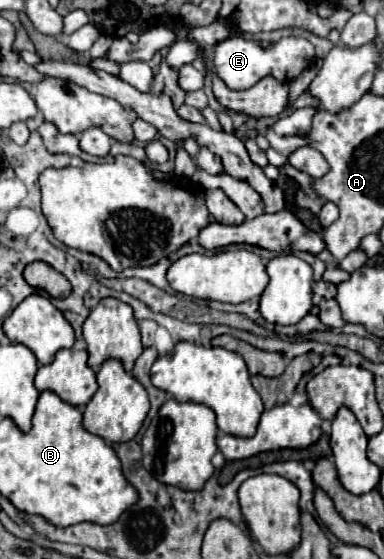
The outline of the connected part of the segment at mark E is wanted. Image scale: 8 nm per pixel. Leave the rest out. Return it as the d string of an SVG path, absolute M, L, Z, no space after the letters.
M231 37L221 41L215 47L215 73L225 81L225 85L233 91L243 91L247 87L253 87L259 79L271 75L279 81L291 81L297 75L301 75L301 71L305 71L315 59L315 49L313 45L303 39L303 37L285 37L277 43L271 45L271 49L261 49L257 43L241 39L241 37Z

